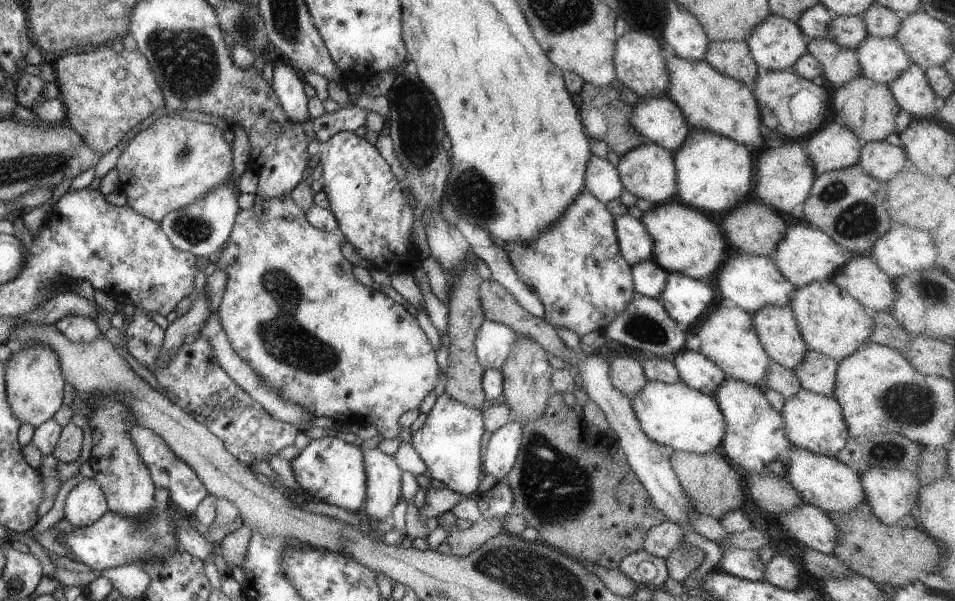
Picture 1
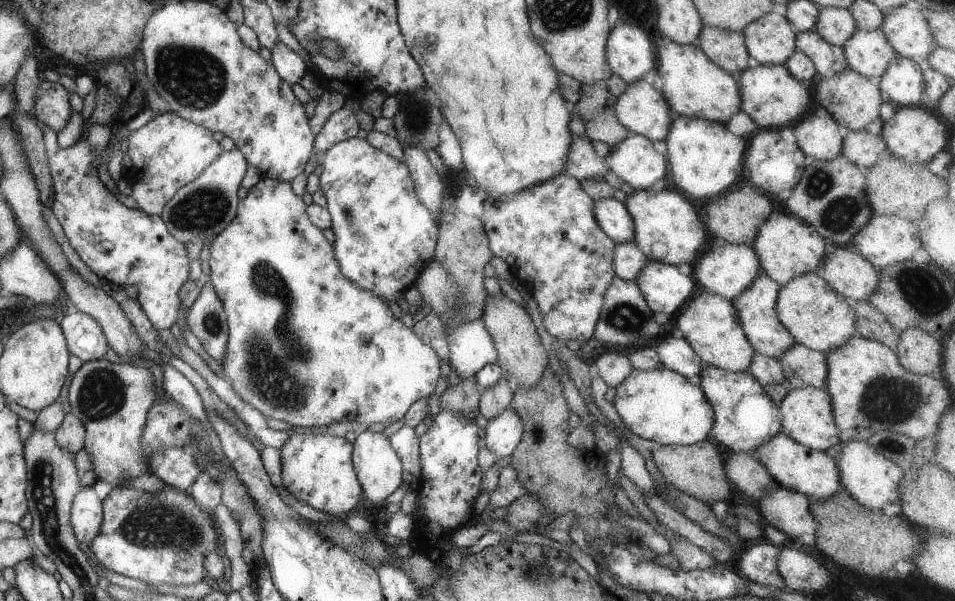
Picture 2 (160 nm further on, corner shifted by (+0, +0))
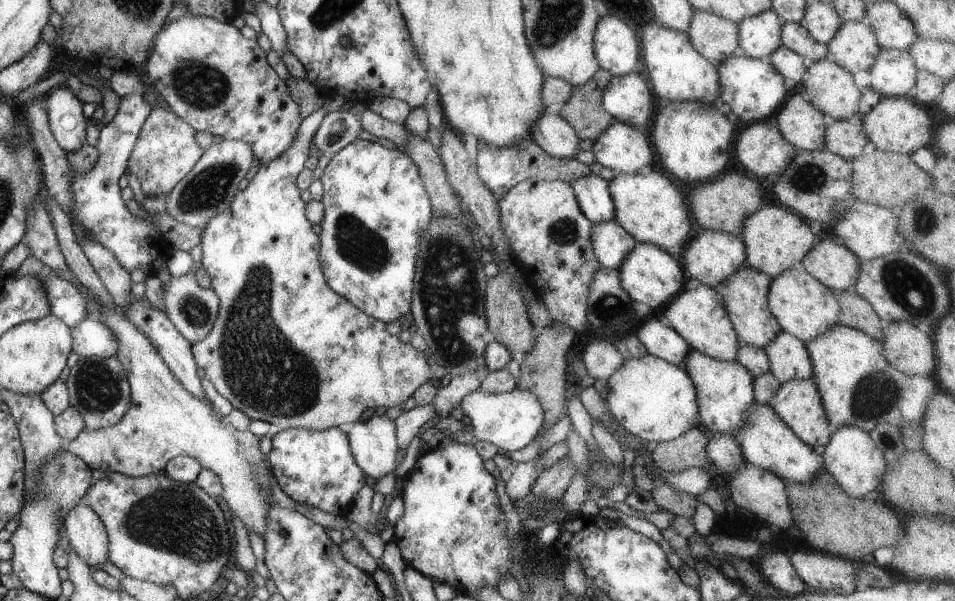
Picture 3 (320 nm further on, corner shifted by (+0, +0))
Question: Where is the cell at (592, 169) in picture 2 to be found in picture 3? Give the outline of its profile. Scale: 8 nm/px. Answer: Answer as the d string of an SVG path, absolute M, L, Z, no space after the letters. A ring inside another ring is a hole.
M544 111L531 124L531 140L550 156L559 159L575 159L580 150L580 138L560 115Z

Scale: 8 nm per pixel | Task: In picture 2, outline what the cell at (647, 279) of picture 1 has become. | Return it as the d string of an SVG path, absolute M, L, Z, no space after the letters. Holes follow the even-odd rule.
M635 242L614 246L612 266L616 277L628 282L636 282L636 278L642 274L646 264L648 264L648 258L639 250Z

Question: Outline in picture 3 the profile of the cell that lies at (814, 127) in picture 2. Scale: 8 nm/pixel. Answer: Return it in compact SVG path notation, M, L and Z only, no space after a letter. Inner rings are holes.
M791 93L772 116L782 136L797 150L823 149L826 124L824 113L801 94Z

